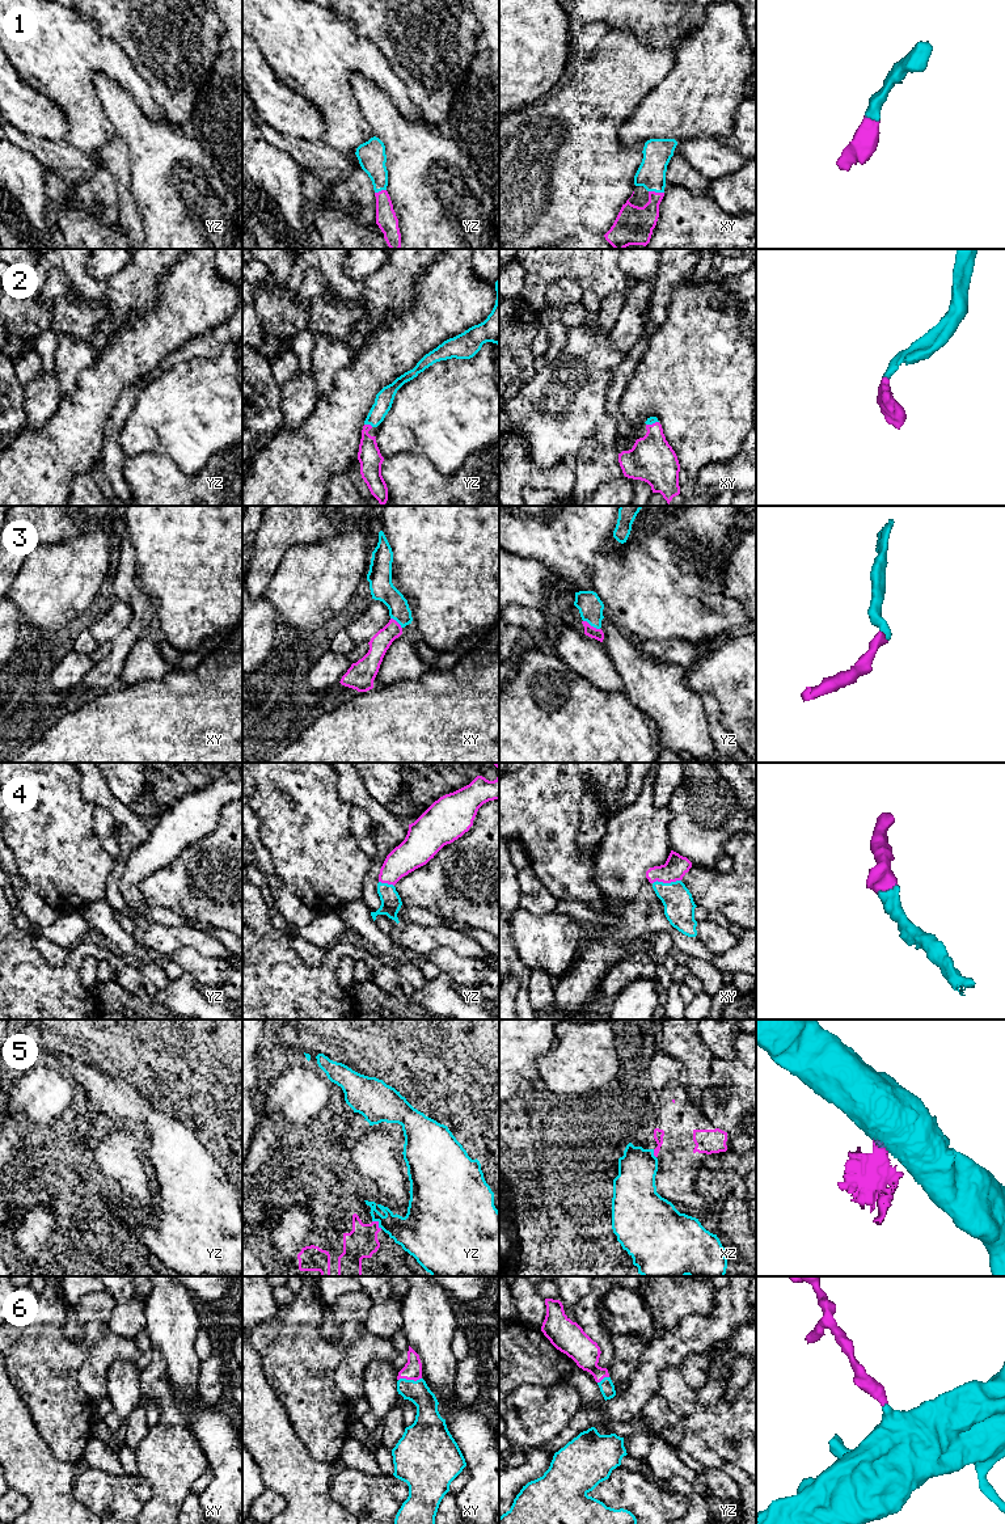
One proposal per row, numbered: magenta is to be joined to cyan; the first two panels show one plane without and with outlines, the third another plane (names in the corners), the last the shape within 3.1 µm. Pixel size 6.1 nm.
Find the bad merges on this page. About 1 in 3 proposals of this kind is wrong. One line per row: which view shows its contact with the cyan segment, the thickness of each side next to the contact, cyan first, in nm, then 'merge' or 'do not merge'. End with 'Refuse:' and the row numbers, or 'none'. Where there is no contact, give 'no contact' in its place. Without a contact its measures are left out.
1: meets cyan in xy; 180 nm thick on the cyan side, 220 nm on the other; merge
2: meets cyan in yz; 110 nm thick on the cyan side, 140 nm on the other; merge
3: meets cyan in yz; 150 nm thick on the cyan side, 70 nm on the other; merge
4: meets cyan in xy; 190 nm thick on the cyan side, 140 nm on the other; merge
5: meets cyan in yz; 260 nm thick on the cyan side, 190 nm on the other; do not merge
6: meets cyan in xy; 140 nm thick on the cyan side, 110 nm on the other; merge
Refuse: 5

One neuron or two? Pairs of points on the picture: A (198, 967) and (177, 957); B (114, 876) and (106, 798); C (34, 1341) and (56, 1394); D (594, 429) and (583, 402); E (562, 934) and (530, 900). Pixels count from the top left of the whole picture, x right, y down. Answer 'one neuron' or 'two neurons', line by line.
A: one neuron
B: one neuron
C: one neuron
D: one neuron
E: two neurons

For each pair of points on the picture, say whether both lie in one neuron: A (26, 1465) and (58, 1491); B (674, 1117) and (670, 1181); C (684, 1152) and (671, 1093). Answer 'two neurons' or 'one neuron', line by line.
A: one neuron
B: one neuron
C: one neuron

